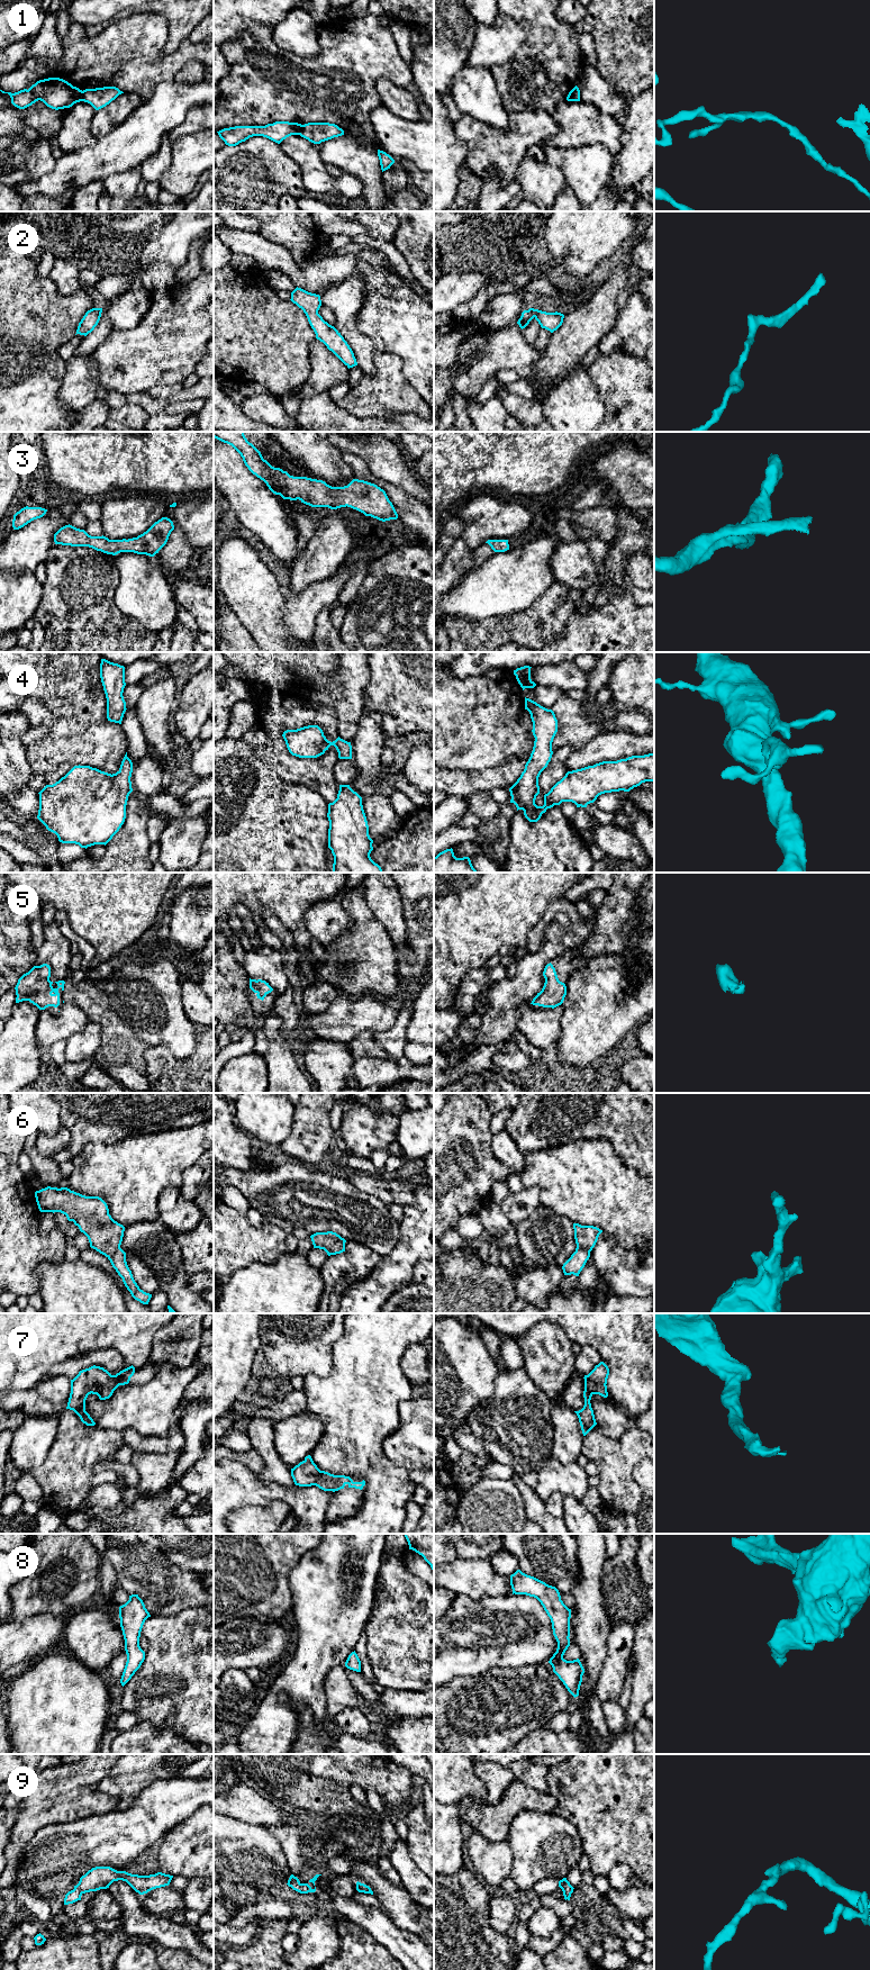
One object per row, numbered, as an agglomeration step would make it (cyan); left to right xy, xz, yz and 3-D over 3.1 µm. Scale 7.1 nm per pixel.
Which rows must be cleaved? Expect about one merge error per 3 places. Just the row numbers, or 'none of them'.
1

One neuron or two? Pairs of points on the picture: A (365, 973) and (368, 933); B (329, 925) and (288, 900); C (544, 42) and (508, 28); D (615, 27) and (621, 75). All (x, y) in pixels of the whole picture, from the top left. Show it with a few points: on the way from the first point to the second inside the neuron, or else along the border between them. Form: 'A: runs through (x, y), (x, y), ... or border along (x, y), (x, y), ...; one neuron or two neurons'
A: runs through (365, 963), (368, 960), (368, 943); one neuron
B: border along (331, 900), (306, 912), (311, 937); two neurons
C: border along (507, 15), (524, 32), (524, 46); two neurons
D: runs through (621, 39), (621, 63); one neuron

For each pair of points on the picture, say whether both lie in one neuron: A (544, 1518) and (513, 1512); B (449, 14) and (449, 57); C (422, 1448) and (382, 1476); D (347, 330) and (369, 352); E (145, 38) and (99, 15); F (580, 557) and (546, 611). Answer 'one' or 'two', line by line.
A: two
B: one
C: two
D: one
E: two
F: two

